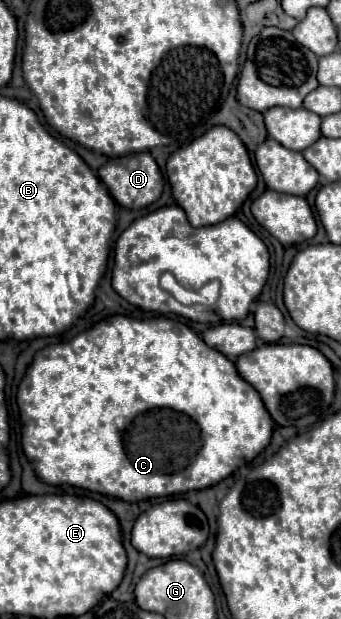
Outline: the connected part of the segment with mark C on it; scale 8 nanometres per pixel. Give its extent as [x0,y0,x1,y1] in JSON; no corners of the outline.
[17,316,273,502]

